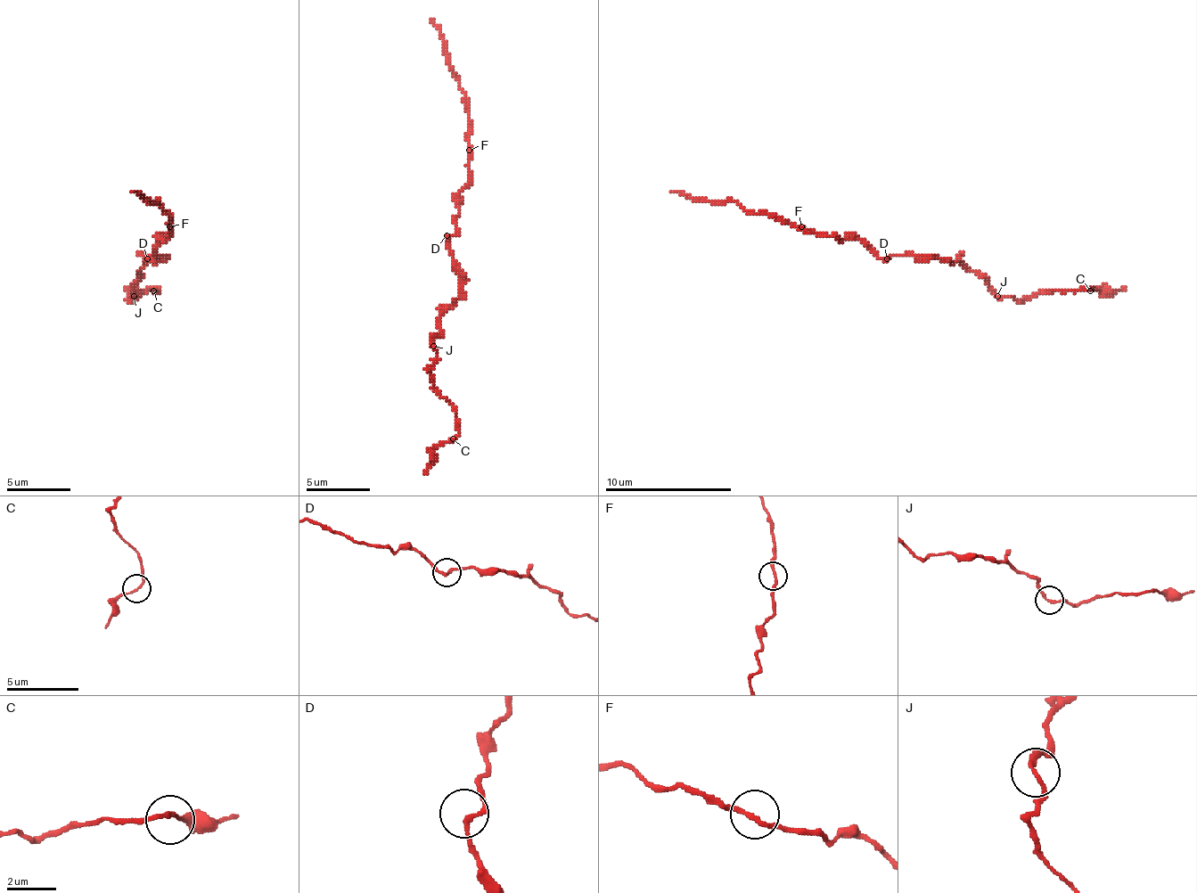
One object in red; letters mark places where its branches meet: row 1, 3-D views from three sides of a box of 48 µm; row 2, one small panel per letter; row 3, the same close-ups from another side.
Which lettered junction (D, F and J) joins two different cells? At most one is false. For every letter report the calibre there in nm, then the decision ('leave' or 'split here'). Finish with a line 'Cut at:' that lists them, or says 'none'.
D: calibre 170 nm; leave
F: calibre 170 nm; leave
J: calibre 170 nm; leave
Cut at: none

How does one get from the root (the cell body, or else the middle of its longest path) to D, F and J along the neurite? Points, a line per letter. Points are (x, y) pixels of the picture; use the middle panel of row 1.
D: (453, 258), (446, 235)
F: (453, 258), (449, 239), (456, 232), (459, 191), (469, 181), (469, 150)
J: (453, 258), (459, 276), (459, 296), (440, 318), (440, 331), (430, 343), (434, 347)

